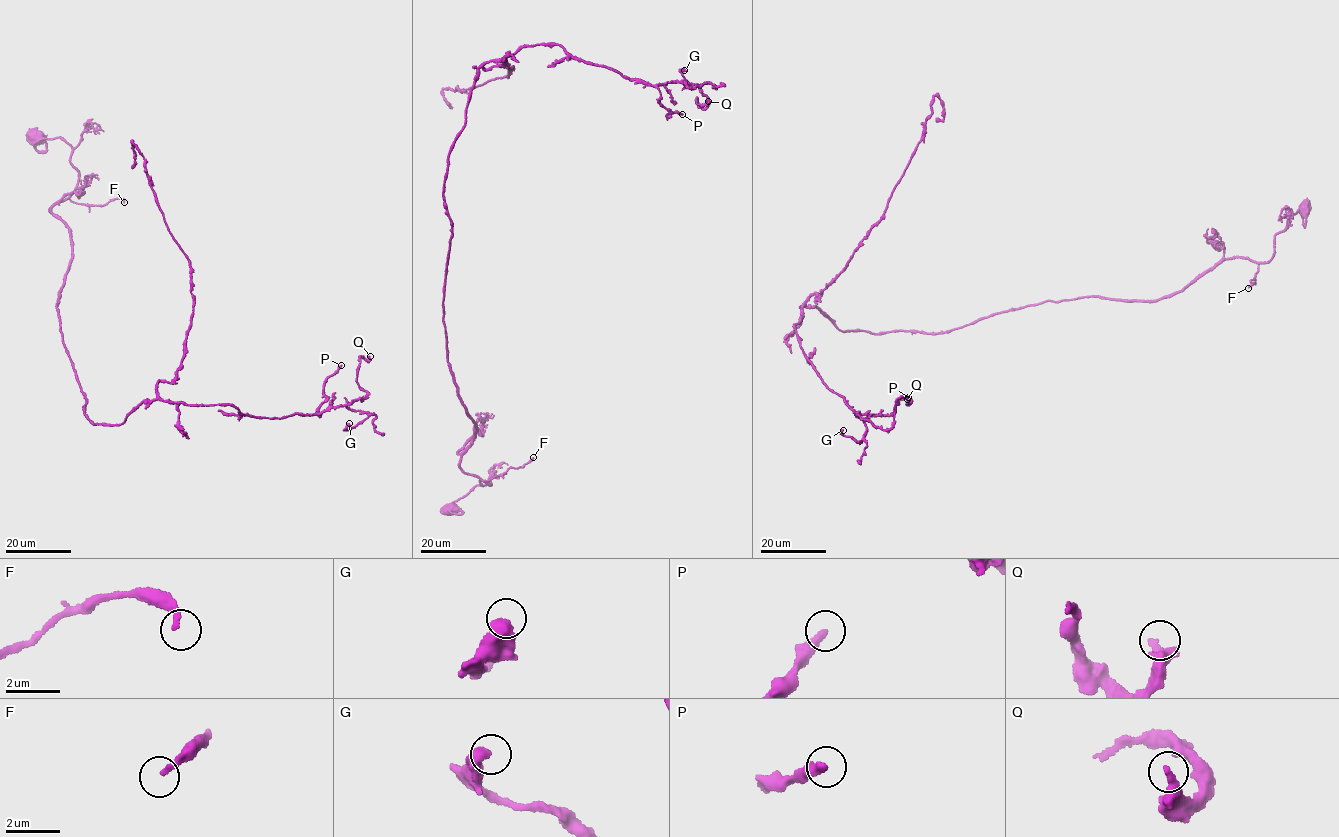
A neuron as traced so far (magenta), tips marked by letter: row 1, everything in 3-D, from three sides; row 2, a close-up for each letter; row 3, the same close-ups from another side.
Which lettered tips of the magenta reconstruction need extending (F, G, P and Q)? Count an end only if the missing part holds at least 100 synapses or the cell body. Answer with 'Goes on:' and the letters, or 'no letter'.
Goes on: no letter

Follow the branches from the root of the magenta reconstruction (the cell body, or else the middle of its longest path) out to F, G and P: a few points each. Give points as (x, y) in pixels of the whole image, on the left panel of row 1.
F: (37, 136), (59, 137), (71, 147), (78, 182), (72, 201), (124, 202)
G: (37, 136), (78, 171), (50, 210), (91, 423), (160, 399), (367, 414), (349, 423)
P: (37, 136), (78, 171), (50, 210), (91, 423), (160, 399), (320, 417), (341, 365)

